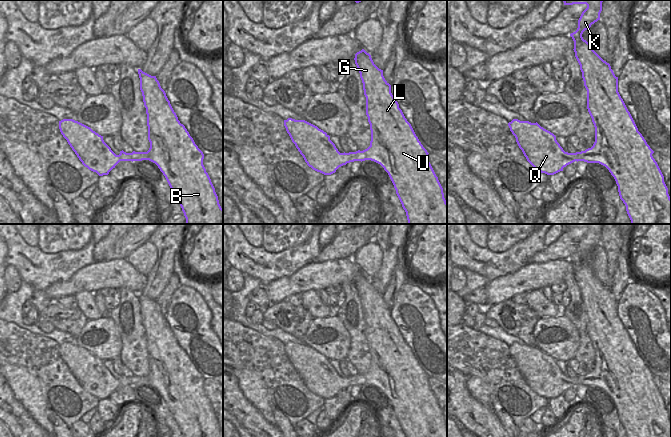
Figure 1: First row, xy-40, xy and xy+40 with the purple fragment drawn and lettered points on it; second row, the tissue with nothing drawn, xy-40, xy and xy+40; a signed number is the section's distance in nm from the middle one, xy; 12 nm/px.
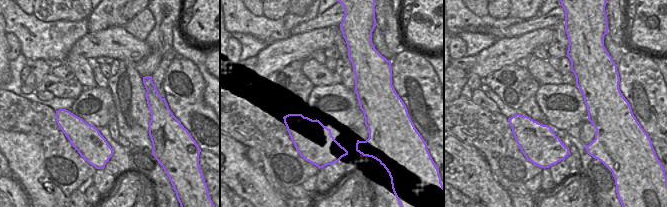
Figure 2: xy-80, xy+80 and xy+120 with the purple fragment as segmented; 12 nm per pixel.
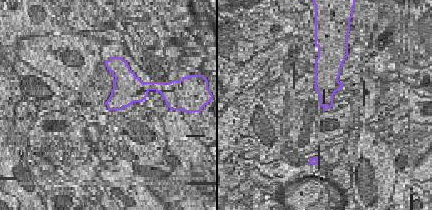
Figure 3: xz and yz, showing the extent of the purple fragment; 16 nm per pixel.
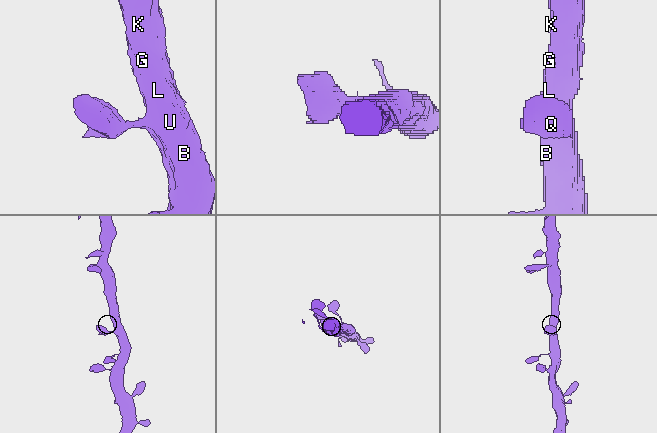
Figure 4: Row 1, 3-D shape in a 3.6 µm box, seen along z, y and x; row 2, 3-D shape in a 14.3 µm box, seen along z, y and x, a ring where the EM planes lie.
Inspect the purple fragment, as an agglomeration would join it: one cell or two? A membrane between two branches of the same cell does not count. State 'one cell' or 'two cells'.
one cell

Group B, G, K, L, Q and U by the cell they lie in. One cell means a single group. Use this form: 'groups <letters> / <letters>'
groups B G K L Q U

